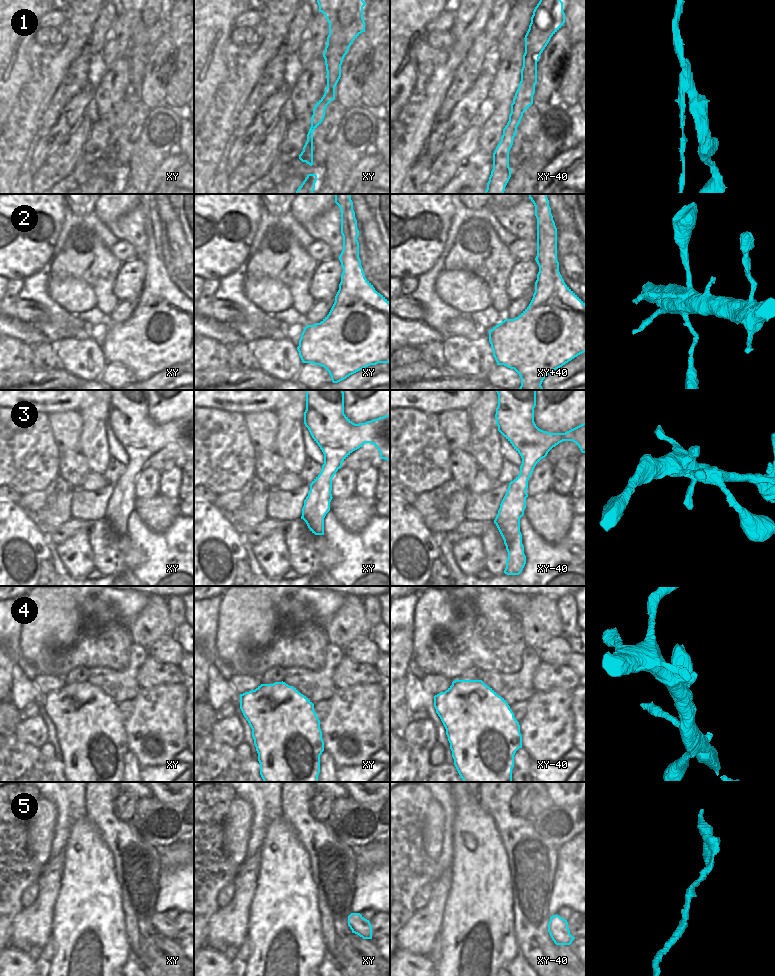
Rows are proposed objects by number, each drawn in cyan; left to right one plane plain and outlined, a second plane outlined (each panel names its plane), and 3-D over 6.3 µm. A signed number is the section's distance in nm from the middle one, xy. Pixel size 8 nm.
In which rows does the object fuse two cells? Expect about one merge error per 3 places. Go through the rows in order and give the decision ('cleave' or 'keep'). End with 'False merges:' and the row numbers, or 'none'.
1: cleave
2: keep
3: keep
4: keep
5: keep
False merges: 1

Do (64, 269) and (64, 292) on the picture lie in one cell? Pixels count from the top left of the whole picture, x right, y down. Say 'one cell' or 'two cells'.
two cells

